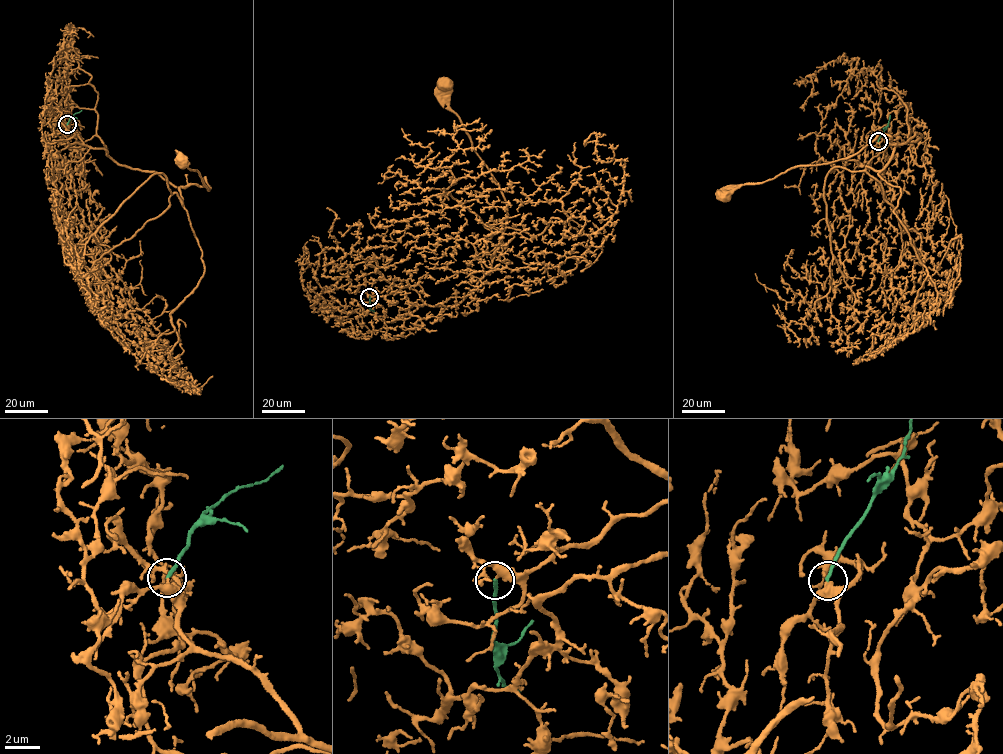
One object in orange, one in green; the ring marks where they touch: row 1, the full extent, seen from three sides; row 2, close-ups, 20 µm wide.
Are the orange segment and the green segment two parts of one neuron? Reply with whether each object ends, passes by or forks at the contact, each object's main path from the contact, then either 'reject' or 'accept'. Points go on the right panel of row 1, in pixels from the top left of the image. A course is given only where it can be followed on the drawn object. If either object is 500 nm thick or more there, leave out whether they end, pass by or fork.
orange passes by; green ends there; orange runs (878, 141), (881, 152), (922, 136), (894, 144), (880, 132), (853, 155), (792, 167), (724, 194); green runs (878, 141), (890, 115); accept

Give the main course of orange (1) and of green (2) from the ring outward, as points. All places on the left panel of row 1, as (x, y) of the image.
1: (67, 124), (120, 164), (177, 186), (203, 185), (205, 177), (210, 187), (181, 160)
2: (66, 124), (81, 110)

